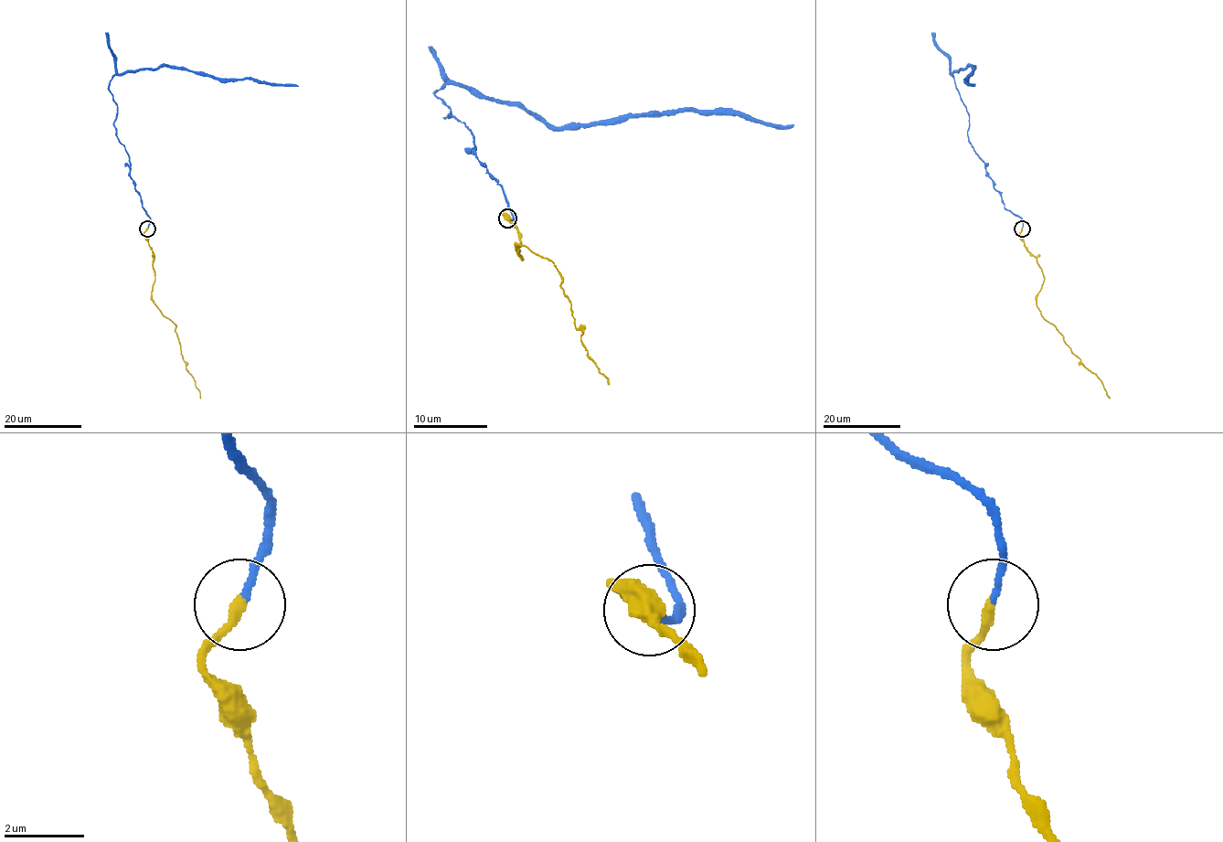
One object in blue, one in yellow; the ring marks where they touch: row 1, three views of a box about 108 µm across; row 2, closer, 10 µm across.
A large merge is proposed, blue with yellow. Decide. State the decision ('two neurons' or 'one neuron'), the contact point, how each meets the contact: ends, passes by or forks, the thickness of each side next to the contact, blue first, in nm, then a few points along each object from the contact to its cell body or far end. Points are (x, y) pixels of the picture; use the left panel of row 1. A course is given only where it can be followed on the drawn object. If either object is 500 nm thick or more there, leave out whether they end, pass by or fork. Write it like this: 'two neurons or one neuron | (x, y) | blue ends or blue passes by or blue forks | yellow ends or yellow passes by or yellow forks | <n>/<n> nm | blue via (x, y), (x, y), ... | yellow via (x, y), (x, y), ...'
one neuron | (147, 229) | blue ends | yellow ends | 140/240 nm | blue via (147, 229), (150, 218), (113, 125), (117, 105), (109, 90), (113, 76), (162, 66), (298, 86) | yellow via (147, 229), (143, 236), (154, 257), (152, 296), (164, 315), (176, 325), (182, 358), (200, 398)

